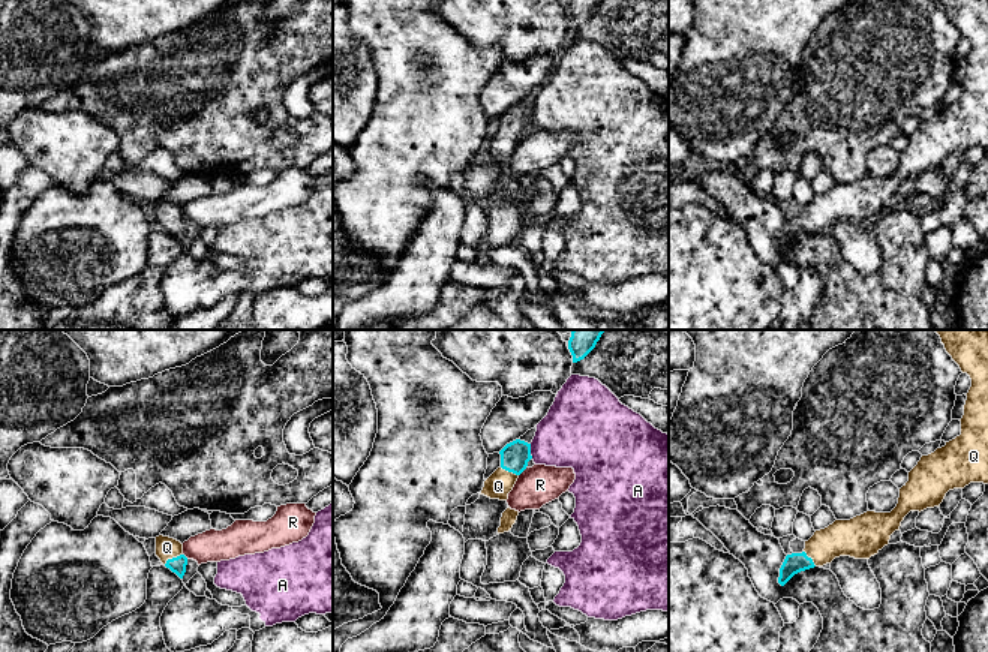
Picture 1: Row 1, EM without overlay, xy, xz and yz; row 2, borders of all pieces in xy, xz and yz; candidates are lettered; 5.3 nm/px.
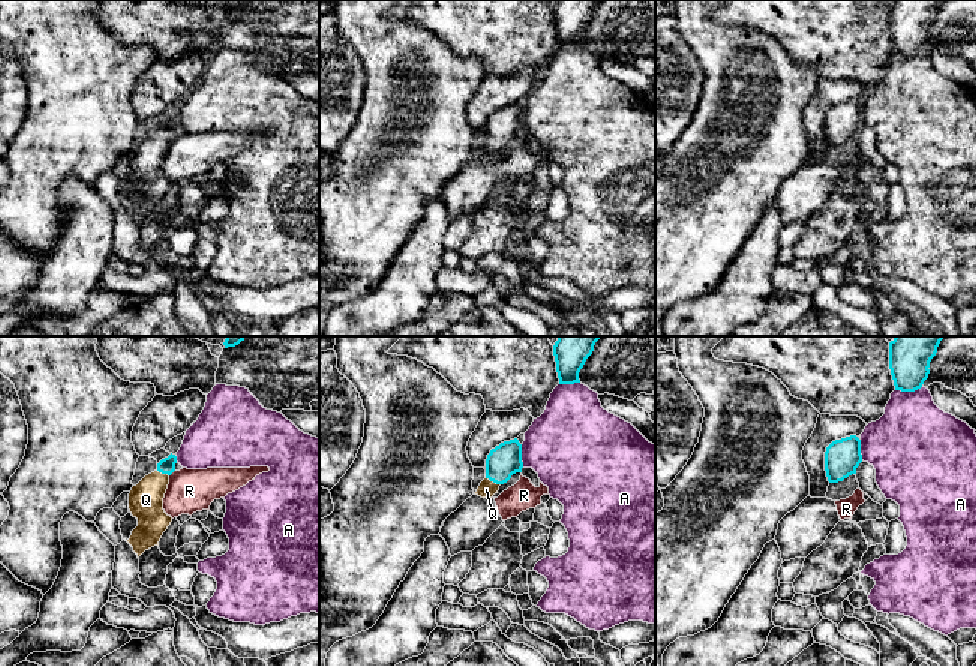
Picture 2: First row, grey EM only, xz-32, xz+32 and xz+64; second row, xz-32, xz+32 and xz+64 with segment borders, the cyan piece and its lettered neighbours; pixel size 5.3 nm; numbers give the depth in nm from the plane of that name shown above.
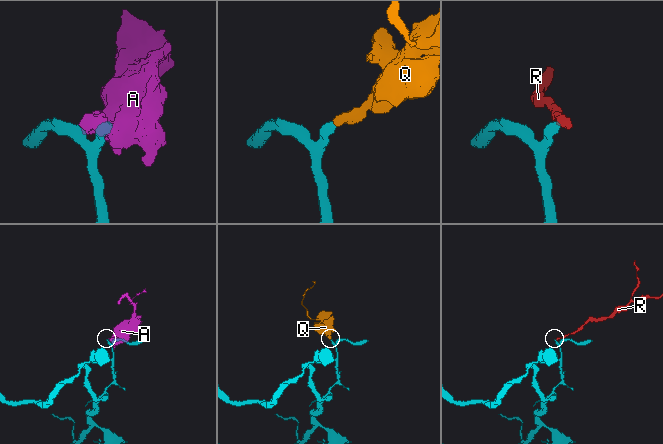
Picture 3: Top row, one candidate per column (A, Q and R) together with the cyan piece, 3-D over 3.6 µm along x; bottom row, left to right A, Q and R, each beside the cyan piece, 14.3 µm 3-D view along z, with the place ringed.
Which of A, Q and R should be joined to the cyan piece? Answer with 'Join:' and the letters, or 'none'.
Join: Q

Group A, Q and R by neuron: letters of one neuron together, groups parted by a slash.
A / Q / R

